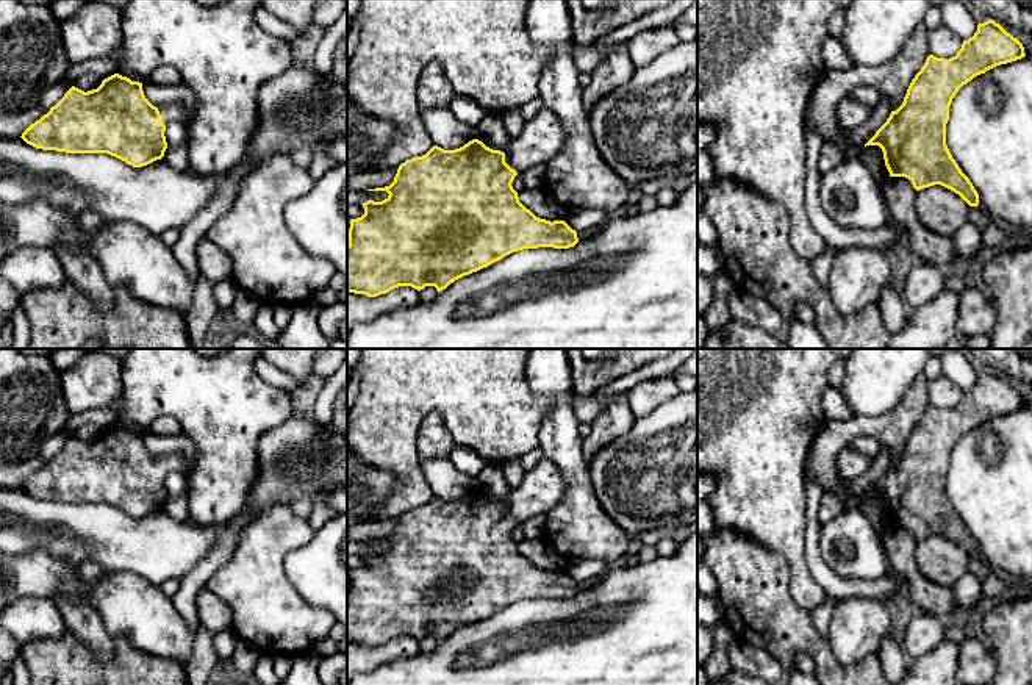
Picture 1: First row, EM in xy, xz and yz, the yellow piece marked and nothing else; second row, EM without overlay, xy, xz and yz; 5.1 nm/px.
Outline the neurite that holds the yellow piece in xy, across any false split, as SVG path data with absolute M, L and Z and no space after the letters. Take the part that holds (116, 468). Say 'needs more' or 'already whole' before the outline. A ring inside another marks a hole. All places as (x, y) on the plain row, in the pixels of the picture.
needs more | M114 424L88 443L72 436L20 488L42 500L108 504L142 518L164 507L166 475L189 469L181 454L156 458L145 449L142 433Z

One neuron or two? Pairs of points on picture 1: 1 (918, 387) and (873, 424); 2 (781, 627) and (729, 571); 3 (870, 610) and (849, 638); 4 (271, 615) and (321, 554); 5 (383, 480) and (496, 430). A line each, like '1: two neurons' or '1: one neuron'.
1: one neuron
2: one neuron
3: one neuron
4: two neurons
5: two neurons

